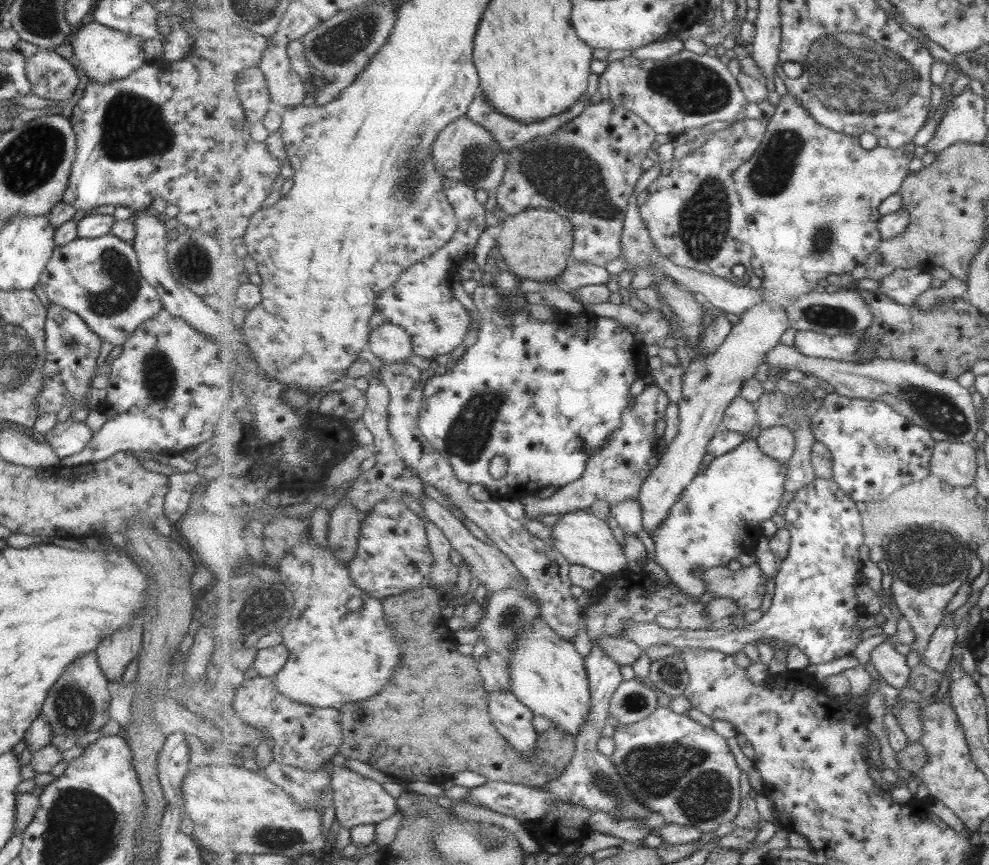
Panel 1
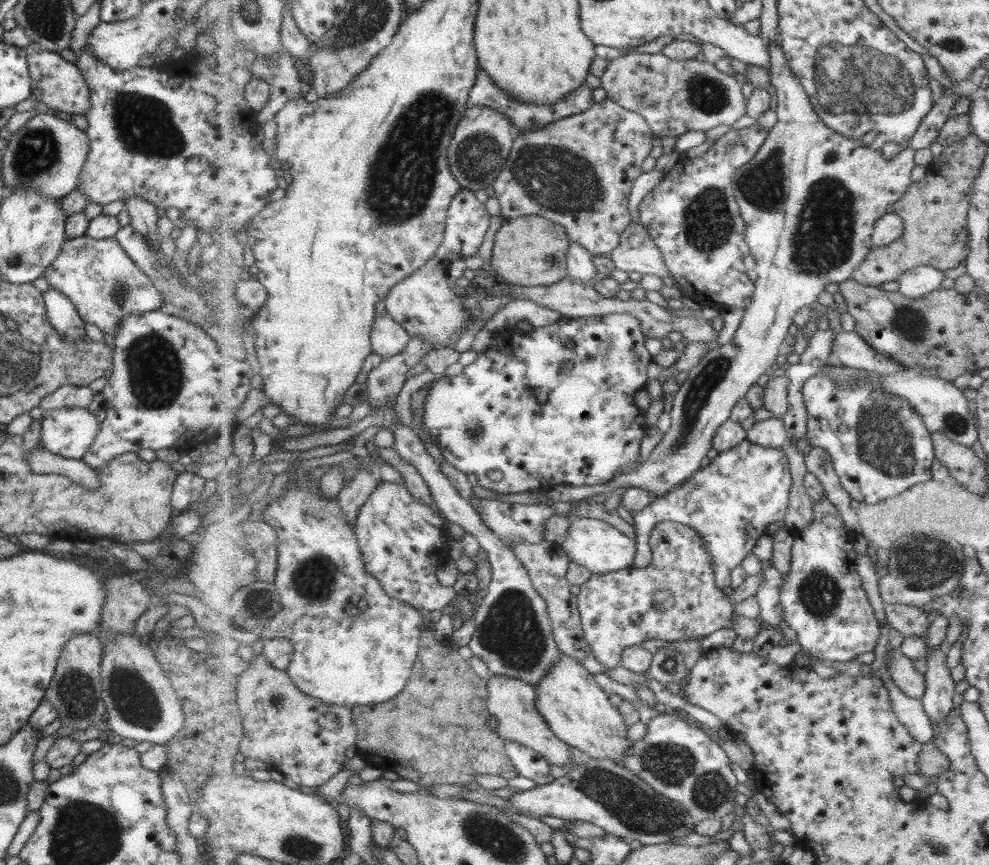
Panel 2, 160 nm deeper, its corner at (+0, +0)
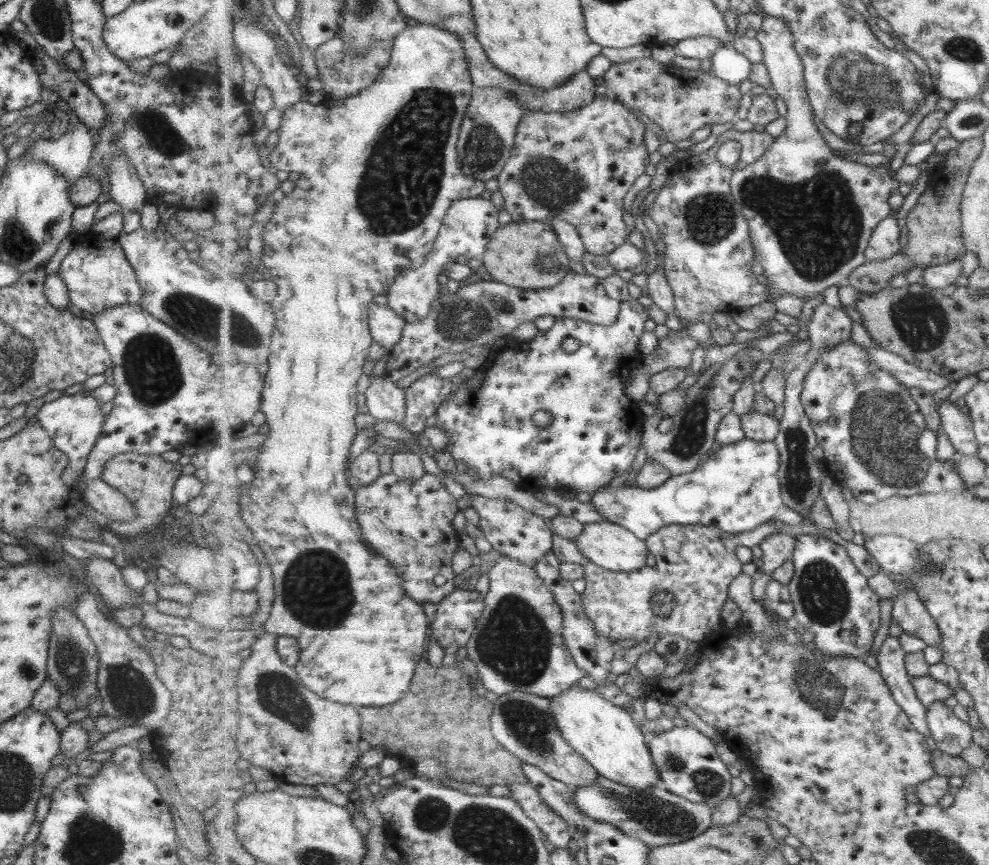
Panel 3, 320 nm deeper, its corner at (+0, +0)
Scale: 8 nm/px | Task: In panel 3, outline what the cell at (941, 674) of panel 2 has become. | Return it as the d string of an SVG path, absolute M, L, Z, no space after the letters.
M944 700L928 707L927 720L933 739L943 753L961 757L965 748L973 743L973 728L968 722L955 716L955 712L945 705Z

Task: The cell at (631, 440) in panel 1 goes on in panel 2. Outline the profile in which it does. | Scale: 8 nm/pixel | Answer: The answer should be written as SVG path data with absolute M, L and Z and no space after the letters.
M483 498L474 507L487 527L510 546L514 540L526 540L530 544L541 542L546 523L555 515L553 508L541 503L505 503Z

